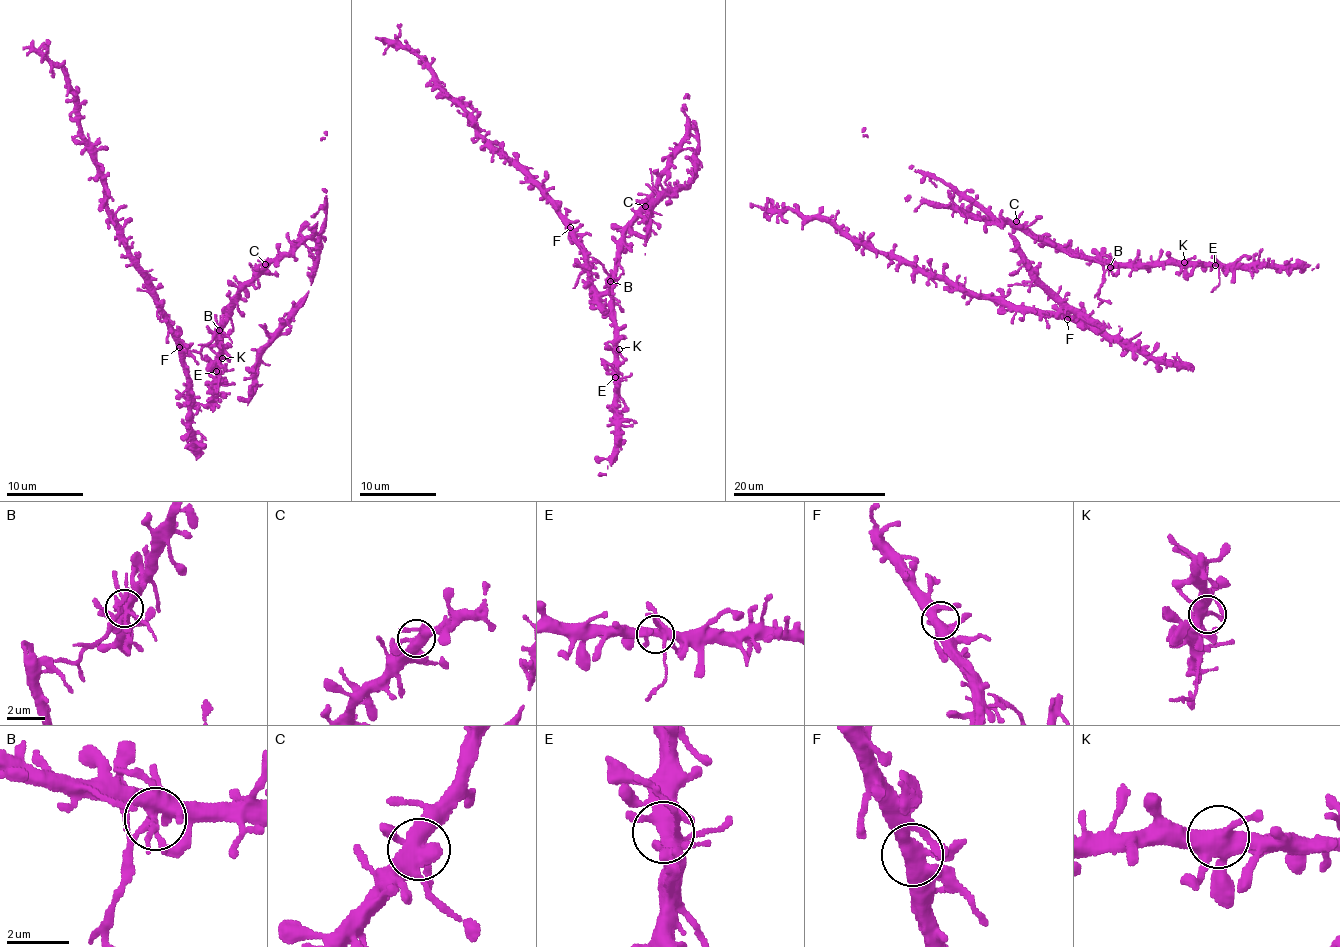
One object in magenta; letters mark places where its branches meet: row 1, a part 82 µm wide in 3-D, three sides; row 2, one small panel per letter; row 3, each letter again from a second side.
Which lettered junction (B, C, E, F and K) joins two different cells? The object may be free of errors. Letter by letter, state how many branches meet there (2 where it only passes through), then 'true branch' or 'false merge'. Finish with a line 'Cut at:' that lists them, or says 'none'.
B: 9 branches meet; false merge
C: 5 branches meet; true branch
E: 7 branches meet; true branch
F: 5 branches meet; true branch
K: 5 branches meet; true branch
Cut at: B

